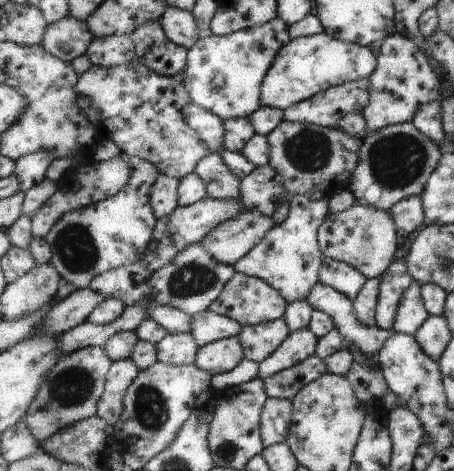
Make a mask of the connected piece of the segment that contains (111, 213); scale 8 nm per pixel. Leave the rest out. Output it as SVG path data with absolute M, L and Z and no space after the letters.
M134 156L129 159L134 174L125 191L98 204L69 212L47 236L54 253L51 262L62 273L65 282L74 284L77 289L90 287L105 272L139 263L154 242L158 217L153 207L152 190L161 172L148 160Z

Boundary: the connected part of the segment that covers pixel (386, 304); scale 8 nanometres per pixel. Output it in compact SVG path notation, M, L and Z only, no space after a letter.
M403 259L394 260L392 266L379 276L380 299L377 303L377 326L382 329L393 328L397 310L405 291L413 283L408 267Z

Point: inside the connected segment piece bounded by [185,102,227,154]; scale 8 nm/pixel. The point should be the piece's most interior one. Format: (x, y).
(211, 127)

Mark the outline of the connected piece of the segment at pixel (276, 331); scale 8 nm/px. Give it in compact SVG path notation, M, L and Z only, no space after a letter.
M282 319L243 326L240 336L246 358L261 363L288 338L290 333L286 322Z

